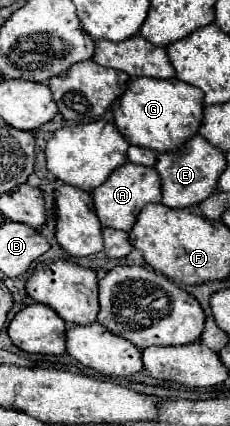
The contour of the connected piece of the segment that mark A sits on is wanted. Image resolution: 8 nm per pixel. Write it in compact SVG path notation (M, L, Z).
M127 161L123 167L117 167L103 185L99 185L93 191L93 203L95 203L95 213L99 221L103 223L103 227L129 231L139 211L147 203L161 203L161 179L153 167Z

